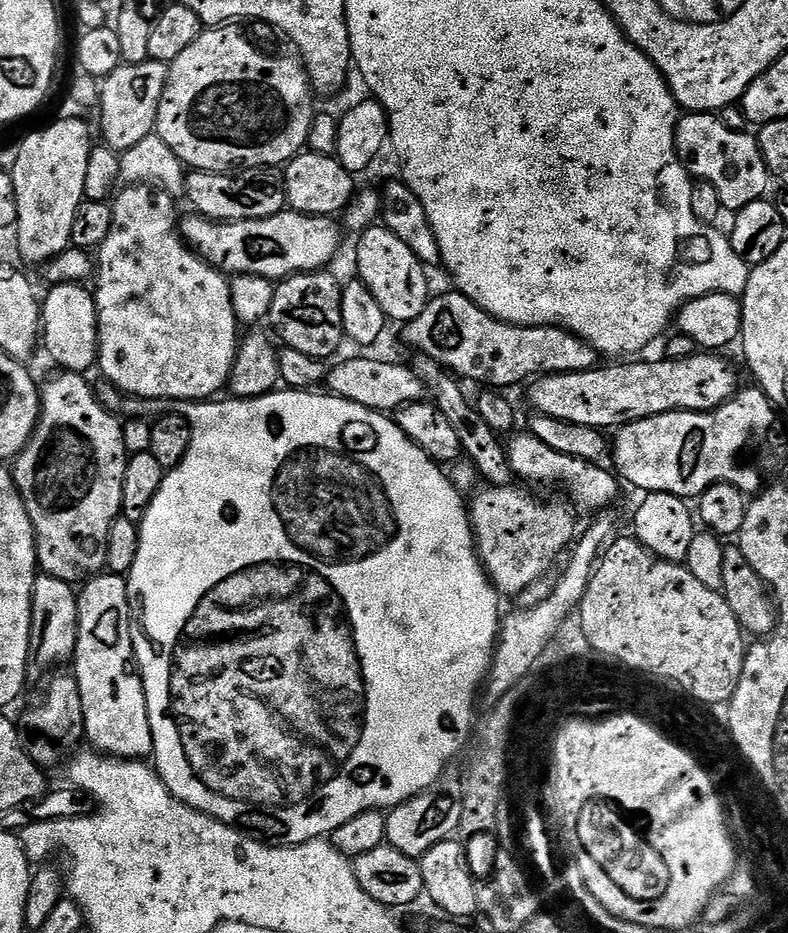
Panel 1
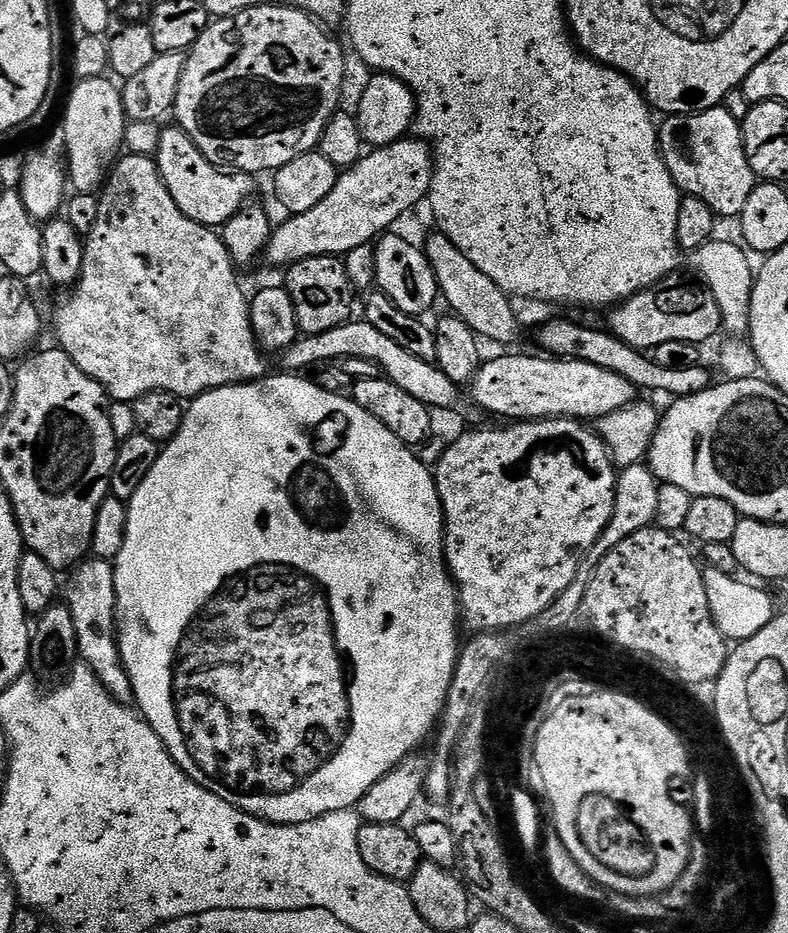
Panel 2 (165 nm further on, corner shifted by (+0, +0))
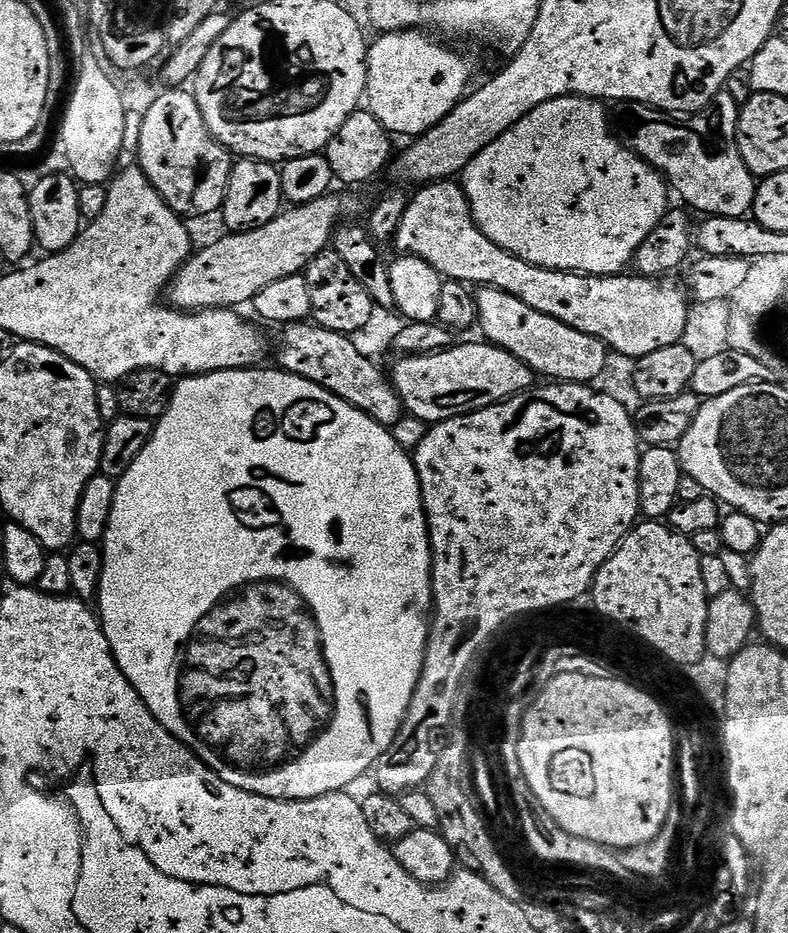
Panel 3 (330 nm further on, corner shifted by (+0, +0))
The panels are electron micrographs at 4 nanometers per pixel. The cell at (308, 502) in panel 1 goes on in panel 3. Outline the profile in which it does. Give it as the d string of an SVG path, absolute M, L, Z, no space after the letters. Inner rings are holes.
M261 366L261 367L259 367L259 368L243 368L243 369L242 369L242 370L226 370L226 371L225 371L225 372L208 372L208 373L206 373L206 374L205 374L205 376L185 376L185 377L183 377L183 379L181 379L181 380L180 380L180 381L179 381L179 383L177 383L177 384L176 384L176 385L175 385L175 387L173 387L173 389L172 389L172 401L171 401L171 402L170 402L170 406L169 406L169 407L168 407L168 409L167 409L167 410L166 410L166 414L165 414L165 415L164 415L164 416L161 416L161 417L160 417L160 419L159 419L159 420L157 420L157 421L155 421L155 424L154 424L154 427L153 427L153 429L152 429L152 437L151 437L151 438L150 438L150 442L146 442L146 450L142 450L142 454L138 454L138 458L134 458L134 466L130 466L130 470L126 470L126 474L122 474L122 478L121 478L121 479L120 479L120 480L117 480L117 481L116 481L116 493L115 493L115 494L114 494L114 506L113 506L113 507L112 507L112 509L111 509L111 510L110 510L110 522L109 522L109 523L108 523L108 525L107 525L107 526L106 526L106 534L105 534L105 535L104 535L104 538L103 538L103 541L102 541L102 551L103 551L103 554L104 554L104 565L103 565L103 566L102 566L102 578L101 578L101 579L100 579L100 590L99 590L99 593L98 593L98 601L99 601L99 600L100 600L100 608L99 608L99 607L98 607L98 615L99 615L99 618L100 618L100 625L102 625L102 626L103 626L103 627L104 627L104 633L105 633L105 634L106 634L106 642L110 642L110 650L111 650L111 651L112 651L112 653L113 653L113 654L114 654L114 658L115 658L115 659L116 659L116 661L117 661L117 662L118 662L118 666L119 666L119 667L120 667L120 669L121 669L121 670L122 670L122 674L126 674L126 678L127 678L127 679L128 679L128 681L130 681L130 683L131 683L131 684L132 684L132 685L133 685L133 686L134 686L134 690L138 690L138 694L139 694L139 695L140 695L140 697L141 697L141 698L142 698L142 702L146 702L146 706L147 706L147 707L148 707L148 709L149 709L149 710L150 710L150 714L154 714L154 718L155 718L155 719L156 719L156 721L157 721L157 722L158 722L158 723L159 723L159 724L160 724L160 725L162 725L162 727L163 727L163 728L164 728L164 729L165 729L165 730L167 730L167 731L168 731L168 732L169 732L169 733L170 733L170 734L174 734L174 738L178 738L178 739L179 739L179 740L181 740L181 741L182 741L182 742L183 742L183 743L184 743L184 744L185 744L185 745L186 745L186 747L187 747L187 748L188 748L188 749L190 749L190 751L191 751L191 752L193 752L193 753L194 753L194 755L196 755L196 757L197 757L197 758L198 758L198 759L200 759L200 761L202 761L202 763L203 763L203 764L205 764L205 766L206 766L206 767L208 767L208 768L209 768L209 769L210 769L210 770L214 770L214 774L218 774L218 778L222 778L222 782L230 782L230 786L238 786L238 790L246 790L246 791L247 791L247 792L249 792L249 793L250 793L250 794L262 794L262 798L274 798L274 799L275 799L275 800L313 800L313 799L314 799L314 798L318 798L318 797L319 797L319 796L325 796L325 795L326 795L326 794L330 794L330 793L331 793L331 792L343 792L343 791L345 791L345 790L348 790L348 789L351 789L351 787L350 787L350 786L351 786L351 784L352 784L352 783L354 783L354 782L355 782L355 780L360 780L360 779L362 779L362 778L363 778L363 776L364 776L364 775L366 775L366 774L367 774L367 772L368 772L368 775L369 775L369 773L371 773L371 772L372 772L372 771L373 771L373 769L375 769L375 767L376 767L376 765L377 765L377 764L379 764L379 762L380 762L380 757L381 757L381 756L383 756L383 755L384 755L384 751L386 751L386 750L387 750L387 749L388 749L388 747L390 747L390 746L391 746L391 744L392 744L392 743L393 743L393 742L394 742L394 738L395 738L395 737L396 737L396 735L397 735L397 734L398 734L398 730L399 730L399 729L400 729L400 727L401 727L401 726L402 726L402 722L403 722L403 721L404 721L404 715L405 715L405 714L406 714L406 710L407 710L407 709L408 709L408 707L409 707L409 706L410 706L410 698L411 698L411 697L412 697L412 695L413 695L413 694L414 694L414 690L415 690L415 689L416 689L416 683L417 683L417 682L418 682L418 678L419 678L419 677L420 677L420 671L421 671L421 670L422 670L422 666L423 666L423 665L424 665L424 651L425 651L425 650L426 650L426 646L427 646L427 645L428 645L428 630L429 630L429 627L430 627L430 617L431 617L431 614L432 614L432 609L433 609L433 607L434 607L434 601L433 601L433 599L432 599L432 544L431 544L431 542L429 542L429 540L428 540L428 515L427 515L427 514L426 514L426 513L425 513L425 512L424 512L424 499L423 499L423 498L422 498L422 494L421 494L421 493L420 493L420 479L419 479L419 478L418 478L418 474L417 474L417 473L416 473L416 465L415 465L415 463L414 463L414 460L413 460L413 457L412 457L412 456L411 456L411 455L409 455L409 453L408 453L408 456L407 456L407 454L406 454L406 453L404 453L404 448L403 448L403 446L402 446L402 445L400 445L400 444L399 444L399 442L398 442L398 441L396 441L396 440L395 440L395 438L394 438L394 437L392 437L392 435L393 435L393 433L392 433L392 432L391 432L391 431L389 431L389 429L386 429L386 428L383 428L383 426L382 426L382 425L381 425L381 424L379 424L379 423L378 423L378 422L374 422L374 418L370 418L370 417L369 417L369 416L367 416L367 414L366 414L366 413L364 413L364 412L363 412L363 411L362 411L362 410L358 410L358 409L357 409L357 408L355 408L355 407L354 407L354 406L350 406L350 405L349 405L349 404L347 404L347 402L346 402L346 401L344 401L344 400L343 400L343 399L342 399L342 398L338 398L338 397L337 397L337 396L335 396L335 395L334 395L334 394L330 394L330 393L329 393L329 392L327 392L327 391L326 391L326 389L324 389L324 388L323 388L323 387L322 387L322 386L318 386L318 385L317 385L317 384L315 384L315 383L314 383L314 382L310 382L310 381L309 381L309 380L307 380L307 379L306 379L306 378L302 378L302 377L301 377L301 376L295 376L295 374L293 374L293 373L292 373L292 372L285 372L285 371L283 371L283 370L281 370L281 369L280 369L280 368L279 368L279 367L276 367L276 366L273 366L273 368L268 368L268 367L269 367L269 366Z

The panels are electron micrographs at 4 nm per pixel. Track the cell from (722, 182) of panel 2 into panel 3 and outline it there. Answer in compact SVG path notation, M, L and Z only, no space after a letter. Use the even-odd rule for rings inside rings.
M727 90L714 97L704 111L691 114L658 112L649 108L647 104L631 102L621 103L619 108L620 116L624 119L625 137L623 136L623 139L627 141L637 156L642 157L664 177L671 191L675 195L677 192L685 200L683 203L689 209L697 208L698 211L704 212L700 214L705 217L744 218L751 213L758 180L752 175L746 162L742 162L742 154L736 145L736 123L740 117L741 105L736 104L734 98L730 98Z

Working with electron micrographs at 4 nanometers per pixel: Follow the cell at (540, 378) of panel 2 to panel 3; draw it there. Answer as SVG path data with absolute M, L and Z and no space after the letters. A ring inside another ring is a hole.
M489 342L457 343L433 356L406 356L390 368L390 379L404 403L409 417L425 420L425 425L440 424L455 416L465 416L509 400L517 392L526 392L534 384L534 373L514 354Z

